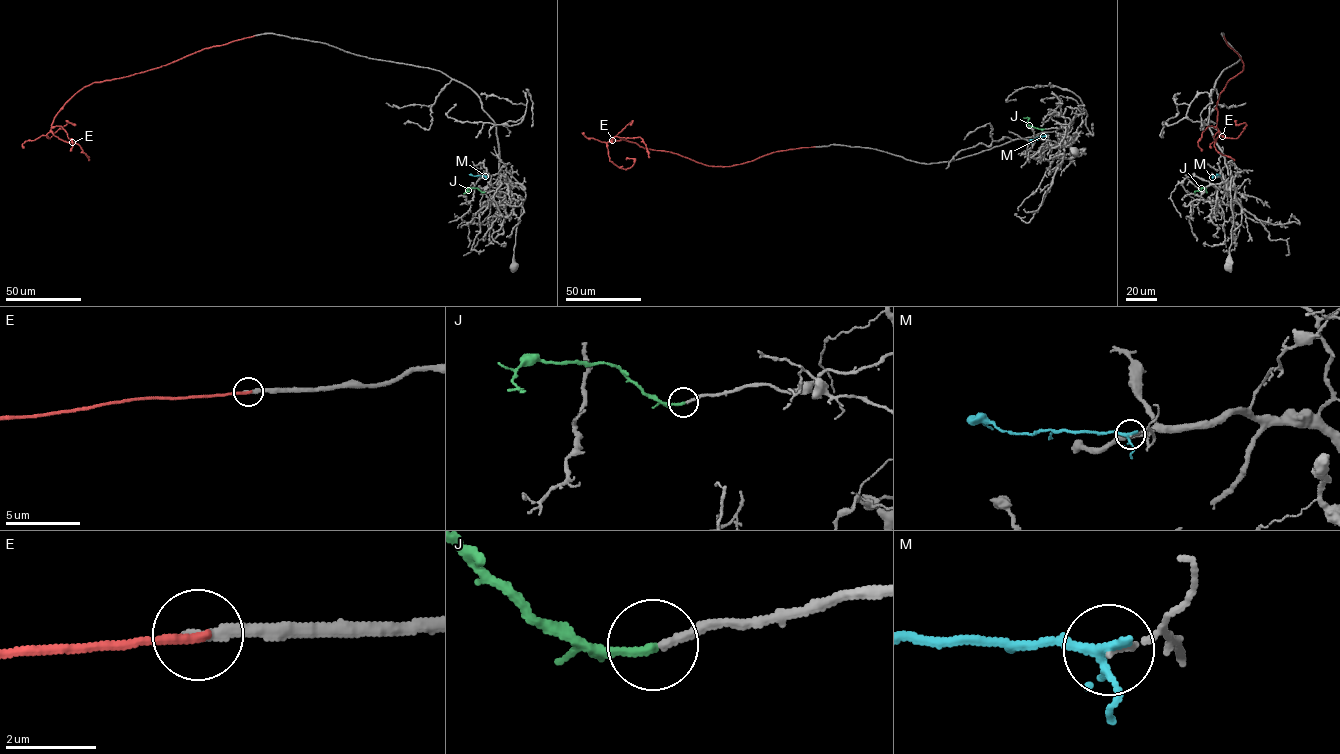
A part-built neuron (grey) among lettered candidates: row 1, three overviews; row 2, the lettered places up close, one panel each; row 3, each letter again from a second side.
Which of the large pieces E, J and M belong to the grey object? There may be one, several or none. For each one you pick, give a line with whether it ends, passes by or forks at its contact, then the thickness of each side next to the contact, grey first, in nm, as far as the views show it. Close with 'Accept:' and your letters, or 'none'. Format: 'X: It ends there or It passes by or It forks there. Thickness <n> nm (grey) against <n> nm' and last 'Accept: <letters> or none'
J: It ends there. Thickness 190 nm (grey) against 190 nm
Accept: J

